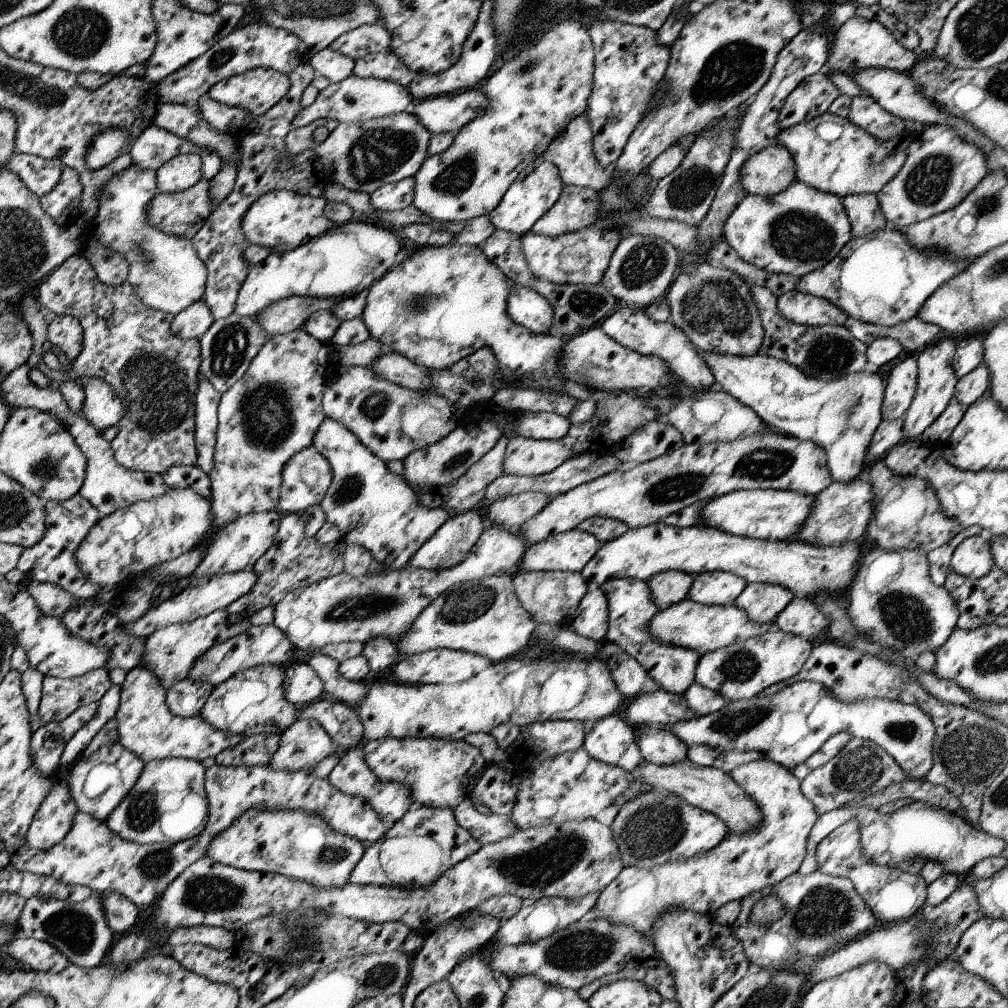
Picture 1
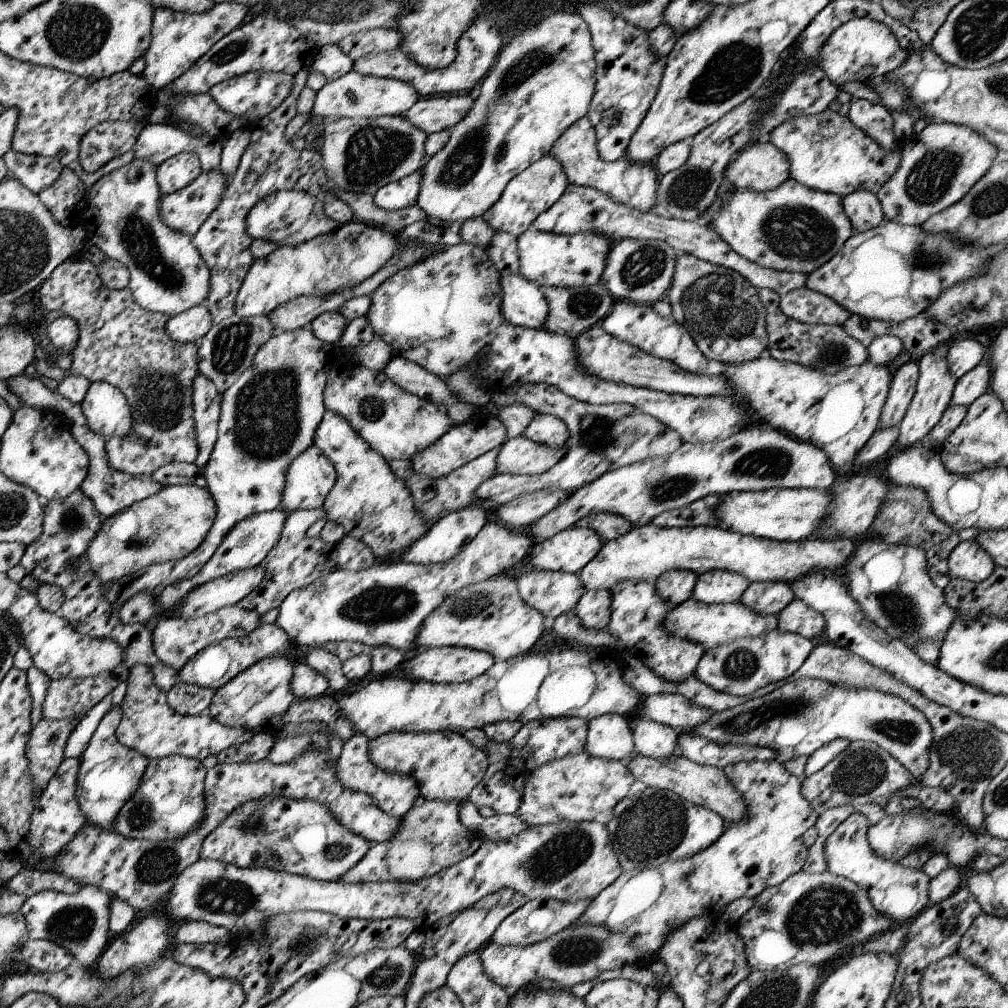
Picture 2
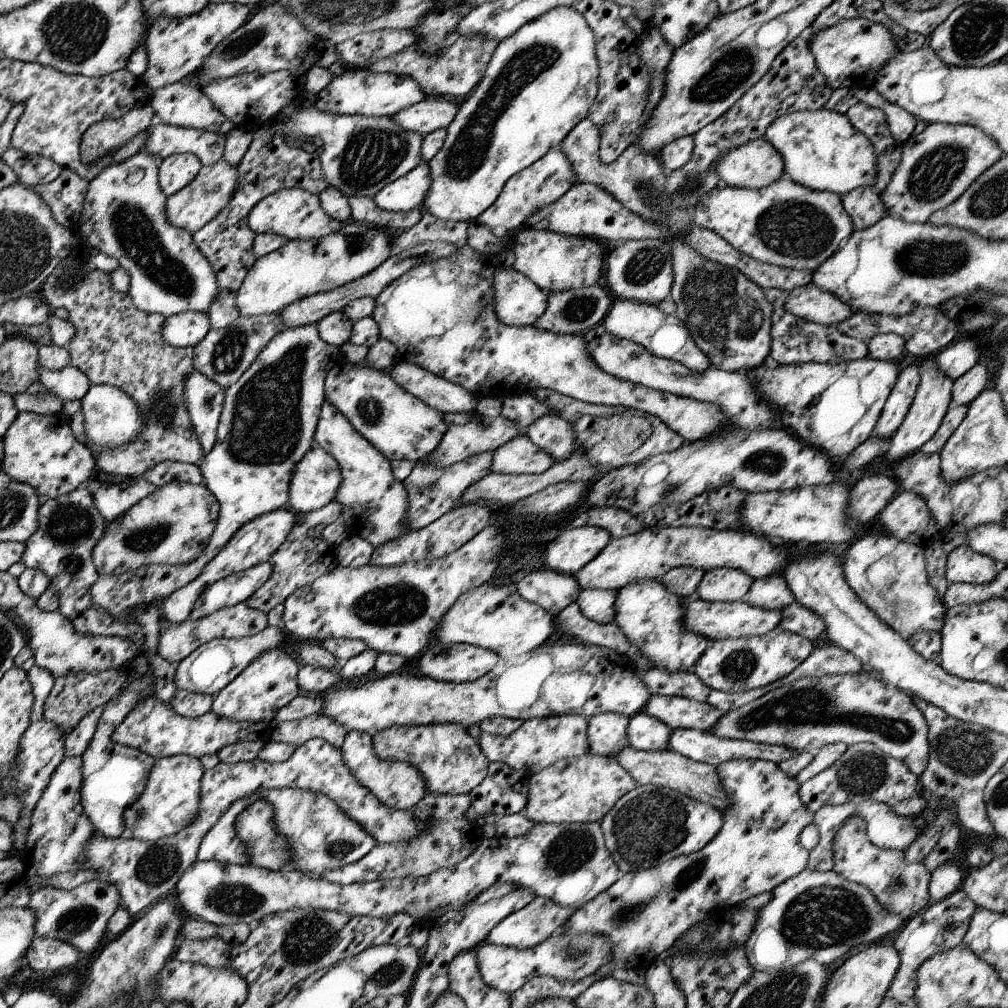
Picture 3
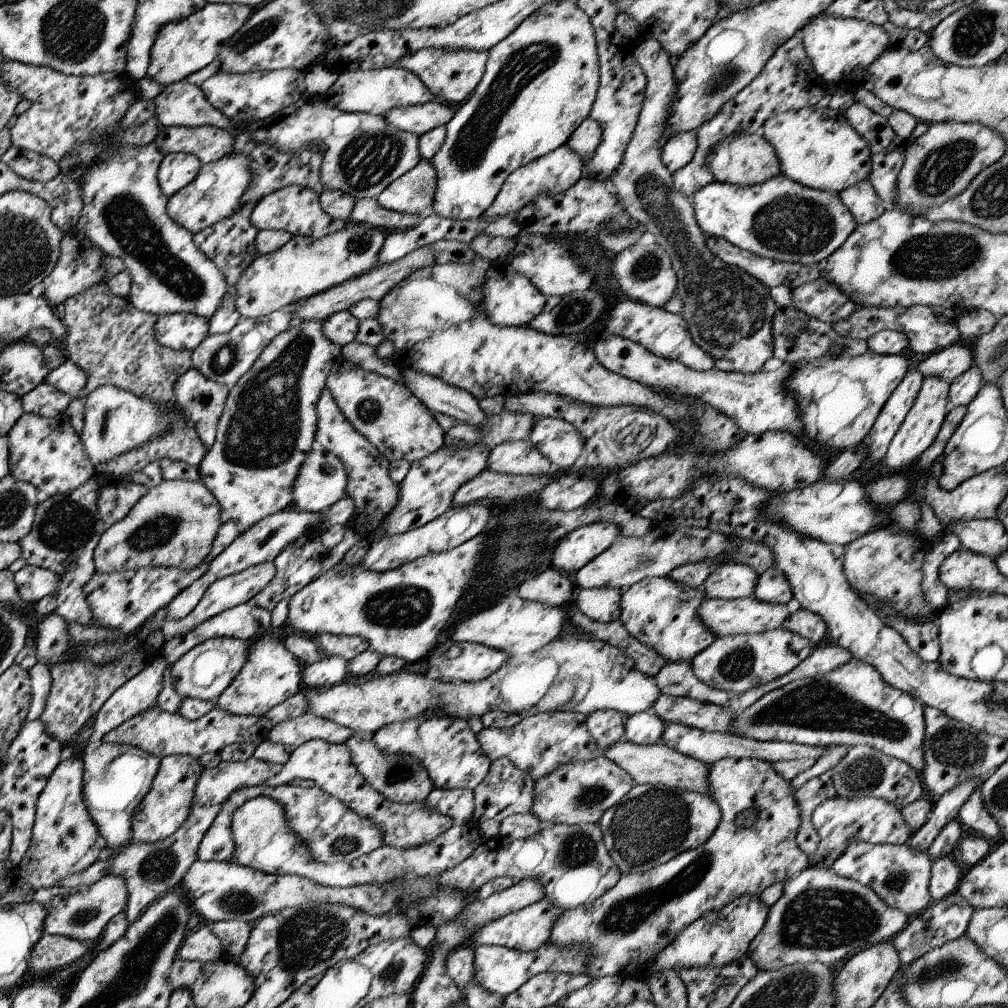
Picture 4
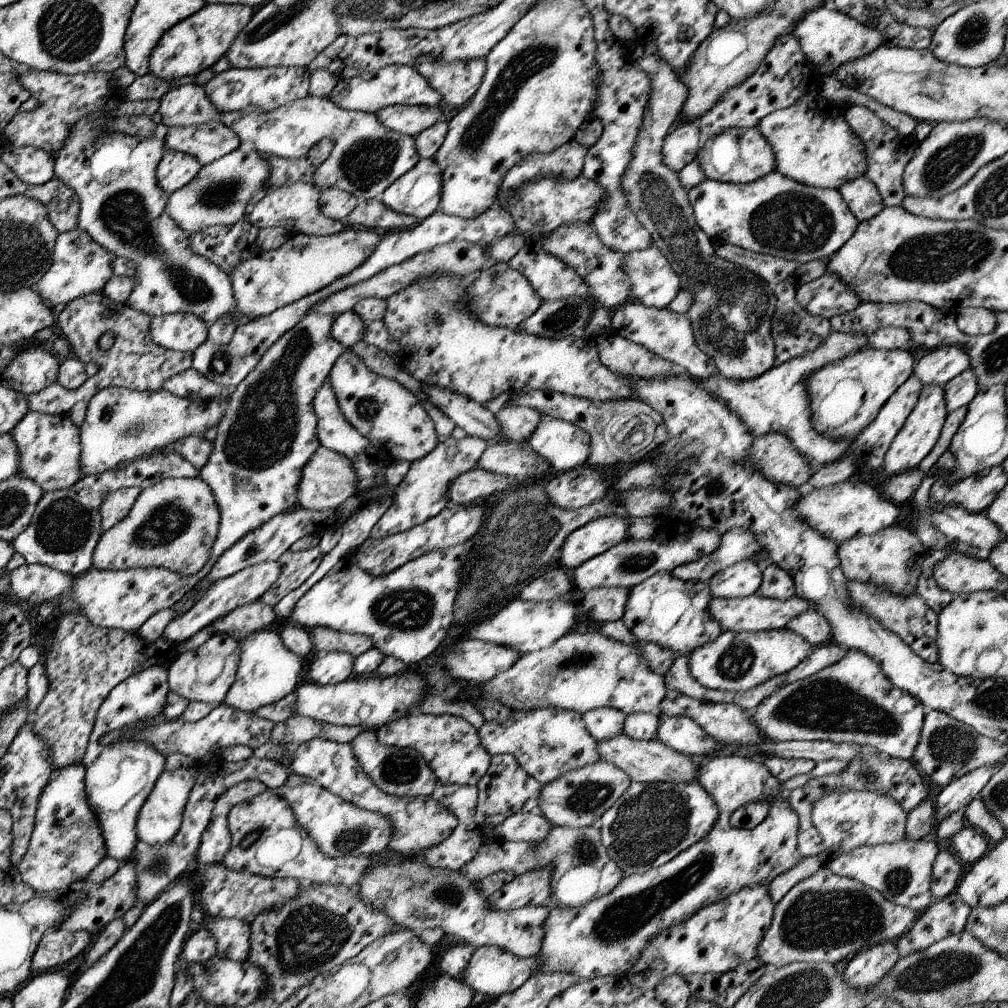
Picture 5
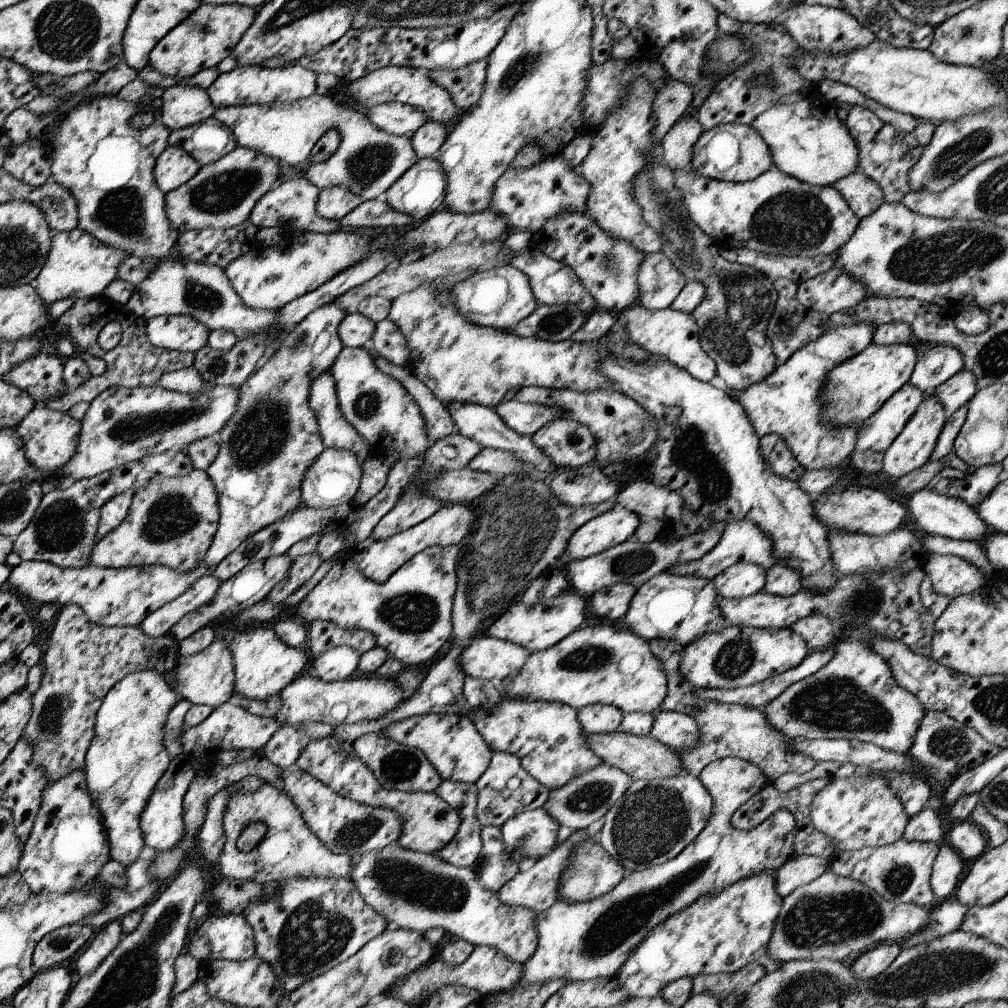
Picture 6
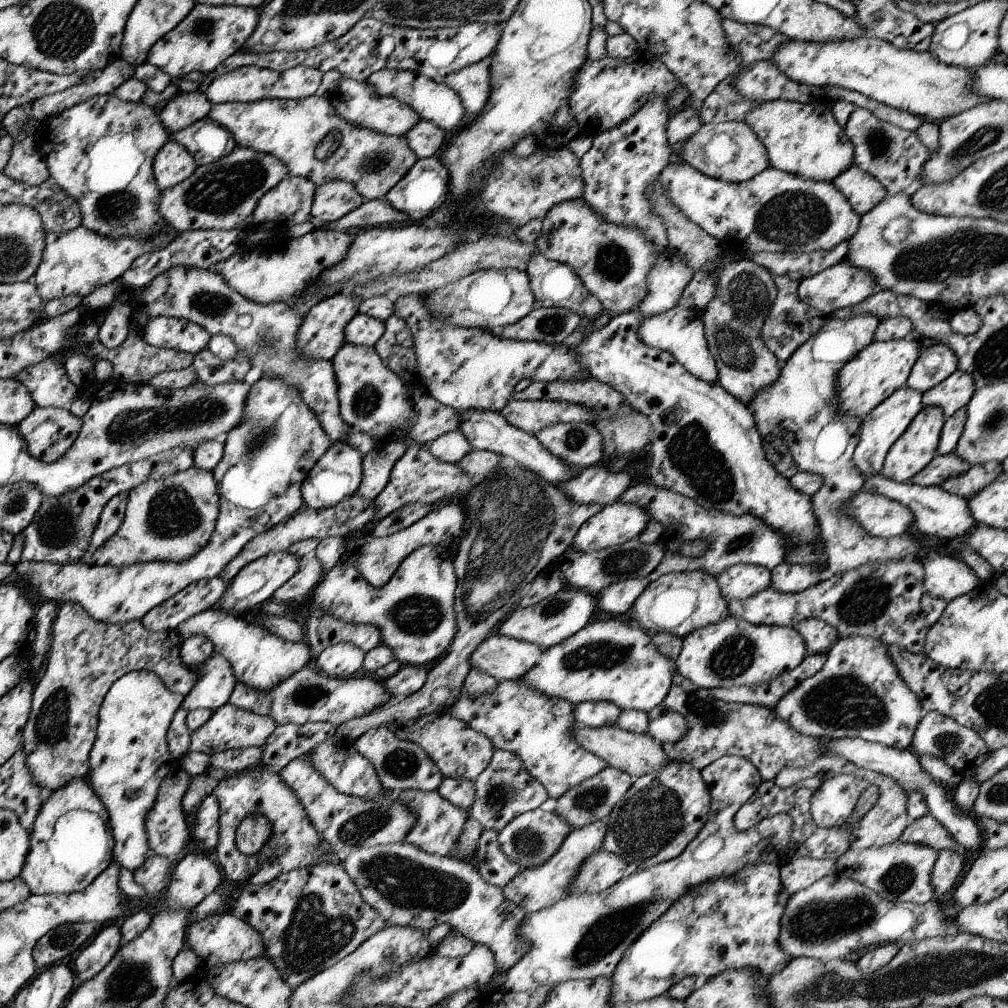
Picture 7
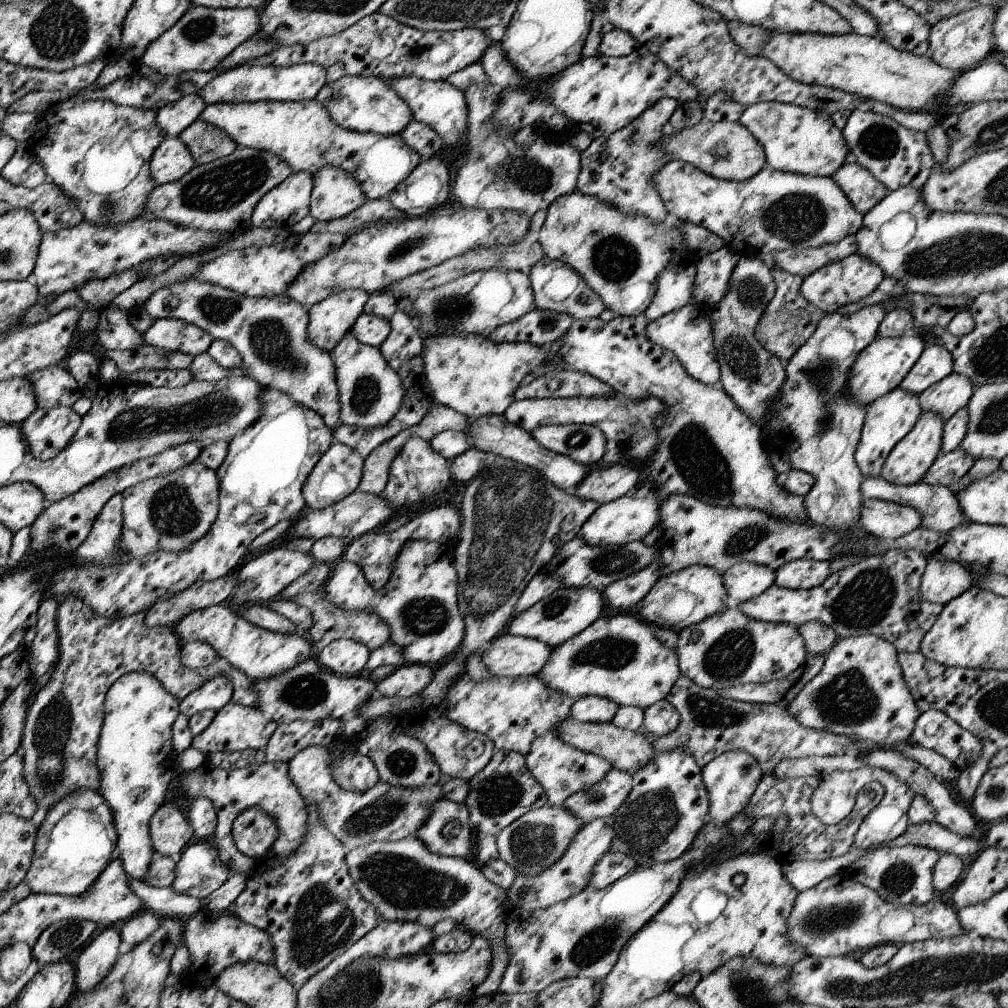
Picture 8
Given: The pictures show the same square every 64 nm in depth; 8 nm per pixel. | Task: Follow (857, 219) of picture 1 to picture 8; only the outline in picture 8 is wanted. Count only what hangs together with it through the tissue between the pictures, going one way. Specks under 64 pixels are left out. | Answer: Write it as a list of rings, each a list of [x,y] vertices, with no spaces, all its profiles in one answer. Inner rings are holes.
[[[853,160],[847,161],[831,177],[848,197],[853,207],[863,215],[888,194],[882,182]]]

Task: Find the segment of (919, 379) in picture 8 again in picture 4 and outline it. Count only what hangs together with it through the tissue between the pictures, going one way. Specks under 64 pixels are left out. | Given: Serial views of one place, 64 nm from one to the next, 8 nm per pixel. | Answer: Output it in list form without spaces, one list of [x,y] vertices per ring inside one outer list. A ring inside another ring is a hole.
[[[958,342],[933,352],[917,369],[924,377],[934,375],[951,383],[957,376],[966,372],[975,362],[968,342]]]

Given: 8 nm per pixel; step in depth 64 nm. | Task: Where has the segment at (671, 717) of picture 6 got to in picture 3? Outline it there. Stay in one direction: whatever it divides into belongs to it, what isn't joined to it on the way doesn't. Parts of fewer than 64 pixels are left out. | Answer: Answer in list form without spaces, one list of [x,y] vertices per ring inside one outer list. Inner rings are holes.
[[[681,727],[672,730],[672,736],[668,740],[668,749],[674,750],[674,752],[678,752],[678,754],[682,754],[682,756],[686,756],[695,762],[710,764],[714,767],[722,764],[722,762],[735,759],[764,760],[778,765],[782,761],[792,758],[792,756],[798,756],[796,750],[790,750],[786,746],[756,743],[748,740],[731,740],[730,738],[716,736],[712,732],[684,729]]]

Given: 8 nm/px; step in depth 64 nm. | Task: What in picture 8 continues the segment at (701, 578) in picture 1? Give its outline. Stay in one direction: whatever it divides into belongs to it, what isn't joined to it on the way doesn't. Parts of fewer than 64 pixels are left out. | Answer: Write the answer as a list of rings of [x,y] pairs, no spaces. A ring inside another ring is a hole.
[[[742,561],[721,575],[732,604],[753,599],[775,584],[775,570],[764,565]]]

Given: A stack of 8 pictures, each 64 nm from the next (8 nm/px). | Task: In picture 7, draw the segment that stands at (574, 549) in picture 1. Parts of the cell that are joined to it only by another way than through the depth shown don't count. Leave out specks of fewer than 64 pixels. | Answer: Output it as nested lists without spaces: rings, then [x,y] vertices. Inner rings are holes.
[[[618,500],[611,505],[605,505],[598,514],[582,524],[571,546],[581,553],[617,547],[638,538],[649,520],[649,512],[641,505]]]

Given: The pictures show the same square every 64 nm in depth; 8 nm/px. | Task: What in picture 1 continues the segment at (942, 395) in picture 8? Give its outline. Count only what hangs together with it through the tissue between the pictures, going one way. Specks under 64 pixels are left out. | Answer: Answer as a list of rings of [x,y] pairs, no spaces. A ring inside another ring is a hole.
[[[979,365],[975,370],[958,380],[953,400],[970,407],[978,398],[988,394],[990,386],[990,372],[985,365]]]

